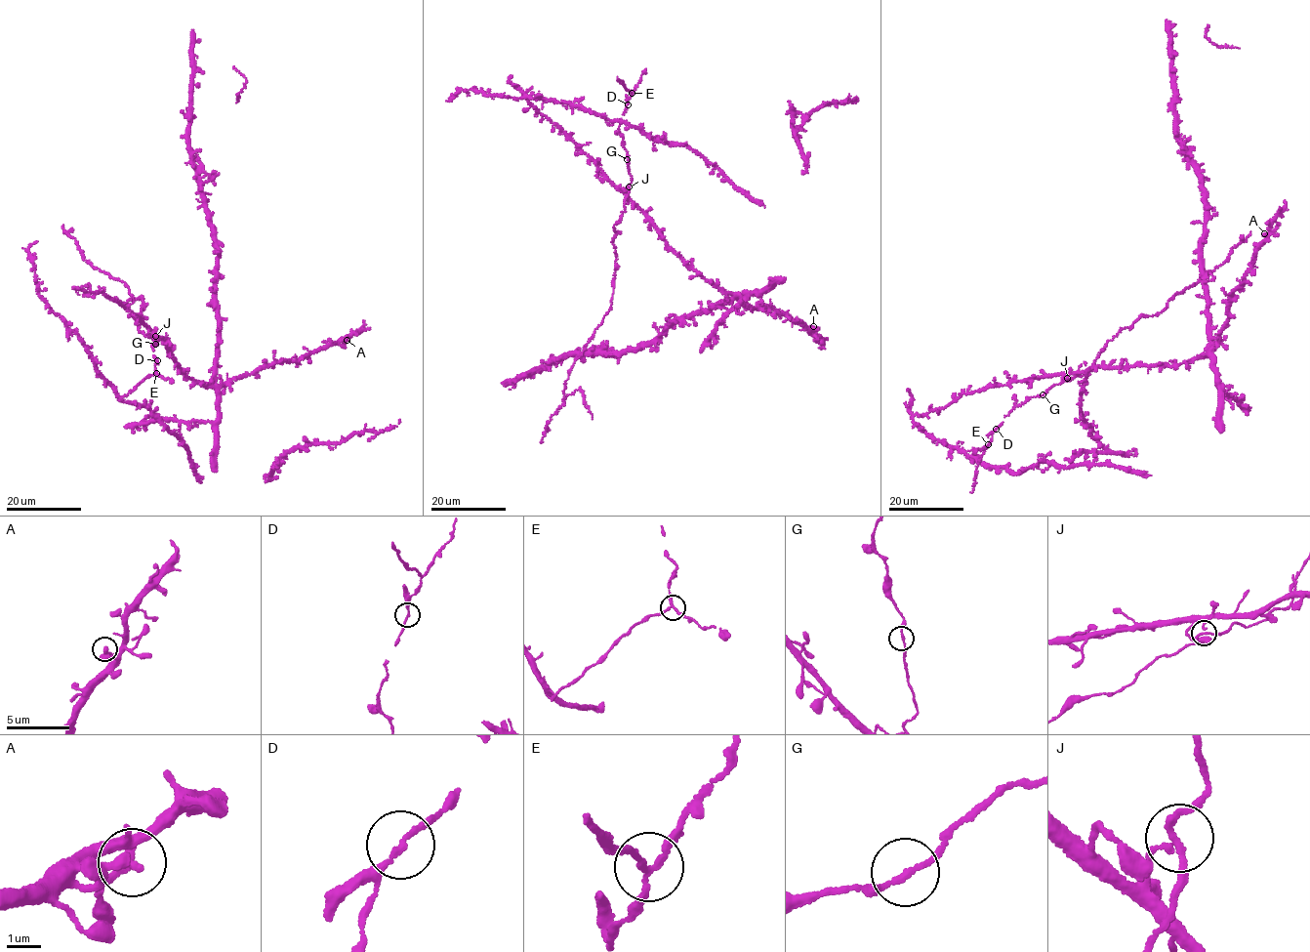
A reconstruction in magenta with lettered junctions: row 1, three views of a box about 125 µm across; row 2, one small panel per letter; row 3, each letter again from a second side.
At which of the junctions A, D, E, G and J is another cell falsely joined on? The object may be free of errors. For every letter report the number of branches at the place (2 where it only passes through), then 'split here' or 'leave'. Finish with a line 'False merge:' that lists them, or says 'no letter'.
A: 3 branches meet; leave
D: 2 branches meet; leave
E: 3 branches meet; split here
G: 2 branches meet; leave
J: 3 branches meet; leave
False merge: E

